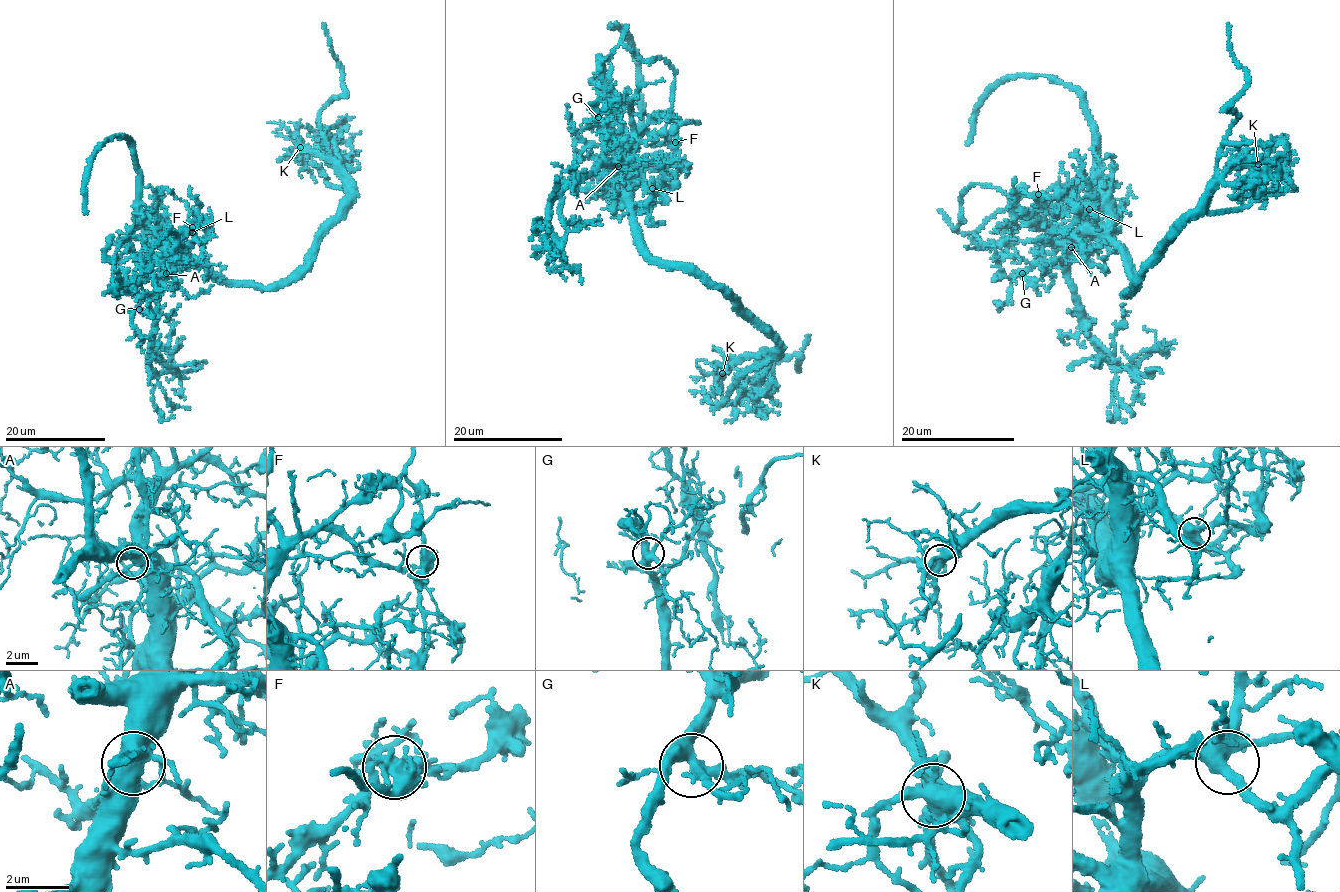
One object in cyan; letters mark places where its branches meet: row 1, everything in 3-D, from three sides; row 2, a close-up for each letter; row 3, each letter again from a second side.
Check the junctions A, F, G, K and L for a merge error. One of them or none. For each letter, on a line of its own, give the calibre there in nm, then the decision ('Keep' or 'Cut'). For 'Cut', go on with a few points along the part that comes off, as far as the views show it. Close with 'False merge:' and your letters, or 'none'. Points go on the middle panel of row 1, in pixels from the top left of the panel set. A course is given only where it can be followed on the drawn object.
A: Thickness 440 nm. Keep
F: Thickness 440 nm. Cut. Course of the part to remove: (676, 142), (675, 71), (620, 45), (602, 61), (602, 85), (618, 188), (599, 173)
G: Thickness 440 nm. Keep
K: Thickness 460 nm. Keep
L: Thickness 460 nm. Keep
False merge: F

